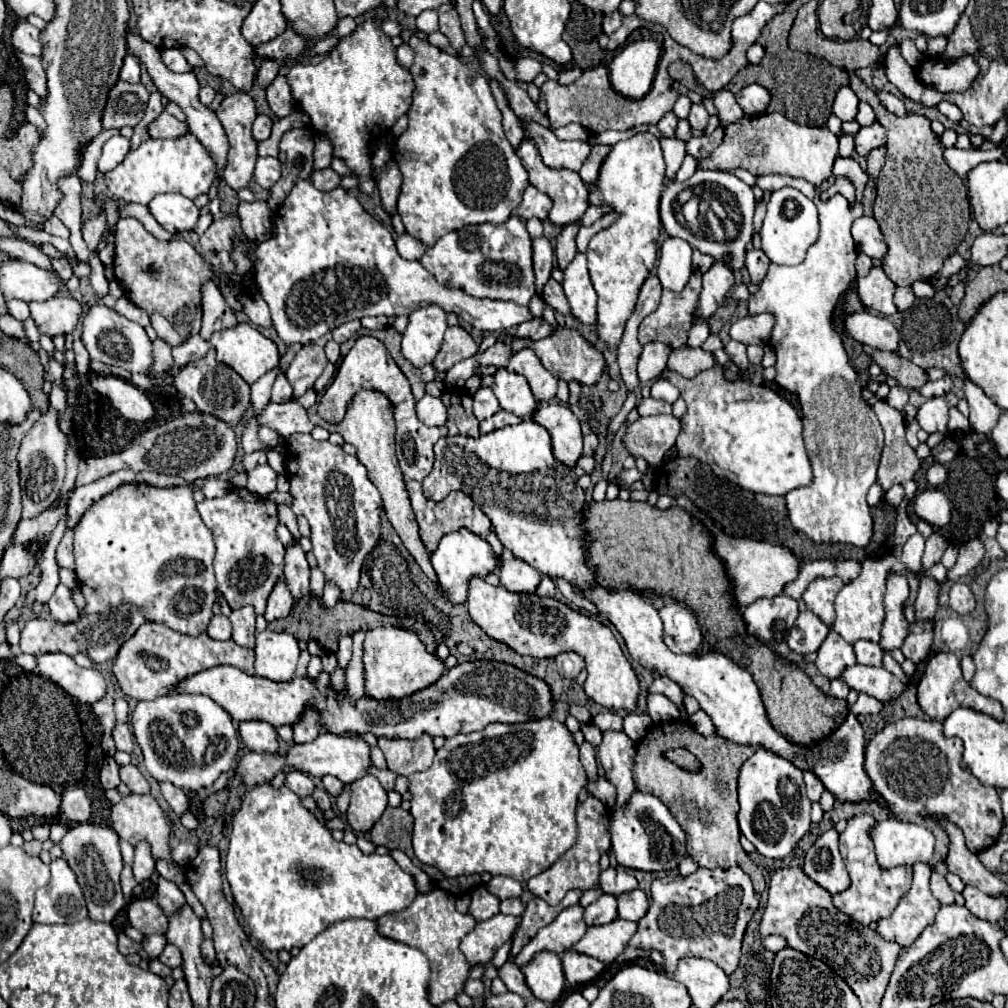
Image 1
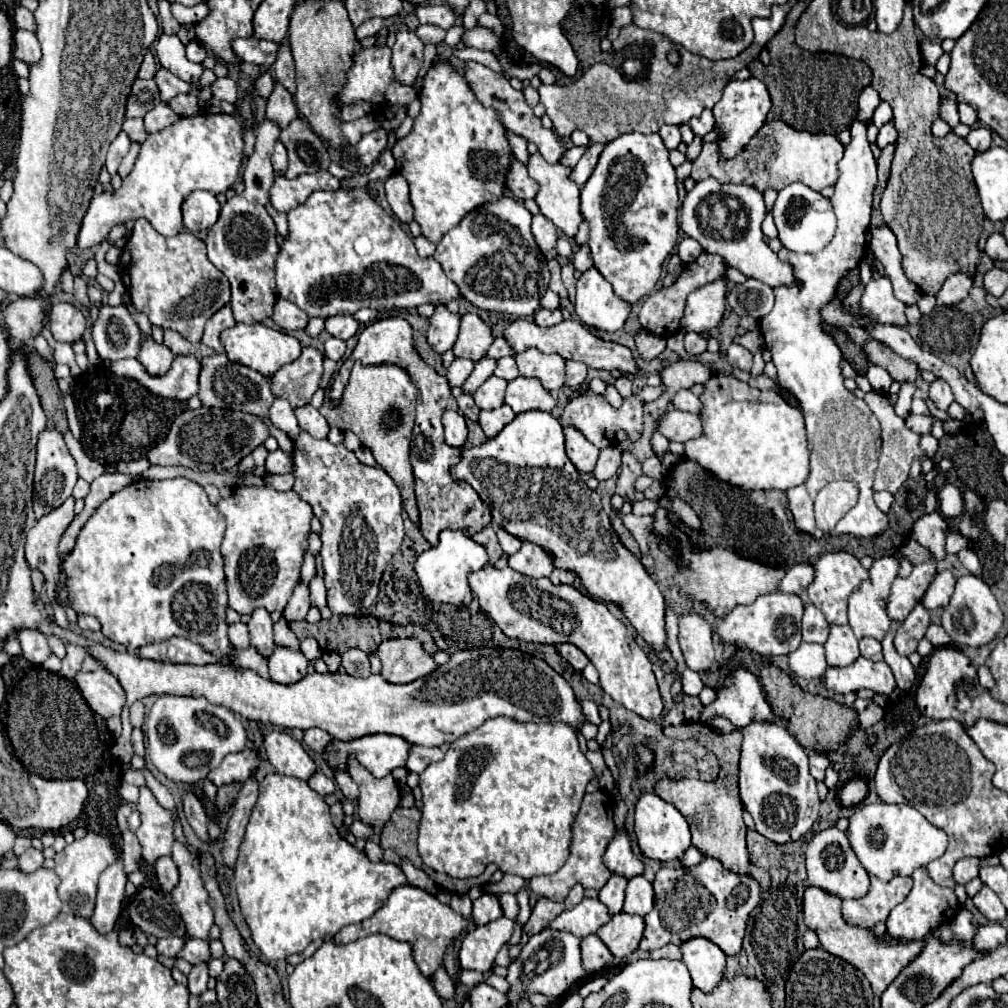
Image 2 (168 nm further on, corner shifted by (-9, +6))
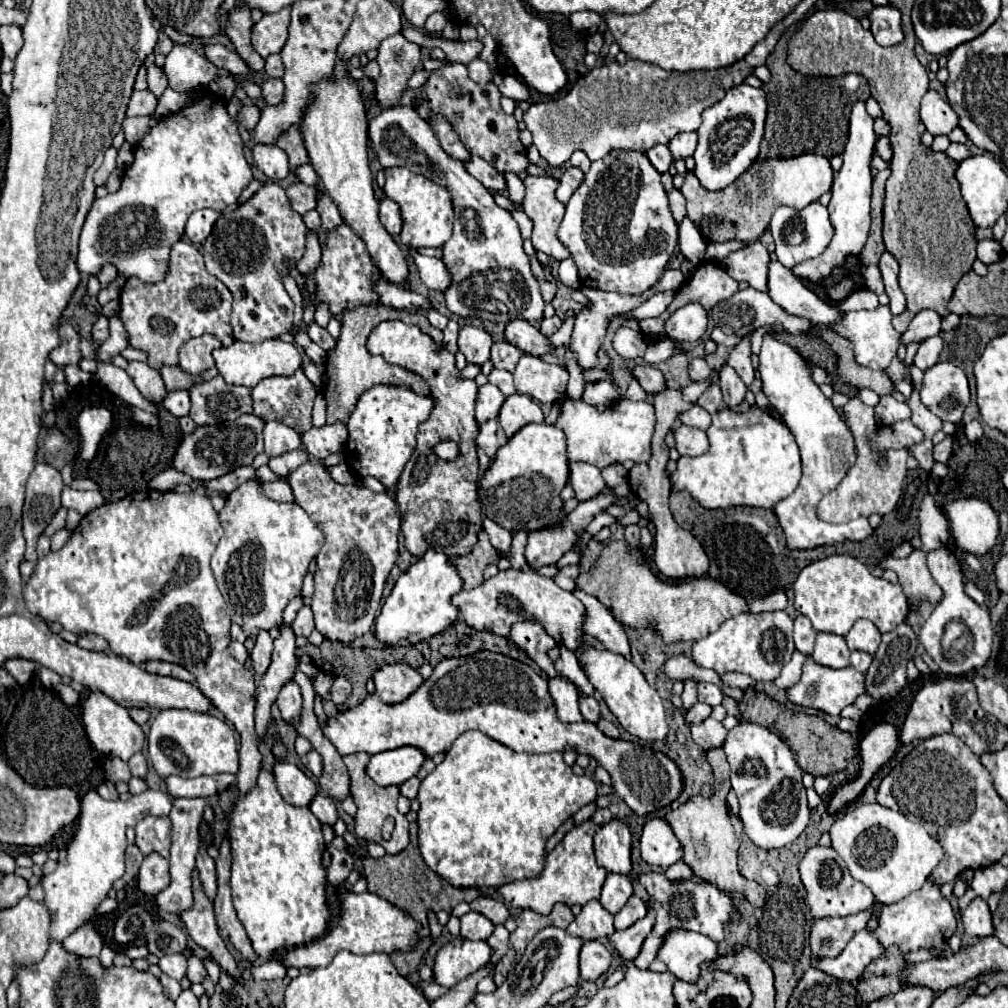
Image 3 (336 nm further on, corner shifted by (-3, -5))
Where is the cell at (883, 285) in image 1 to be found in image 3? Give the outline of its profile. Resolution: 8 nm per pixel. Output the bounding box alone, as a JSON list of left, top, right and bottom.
[829,305,899,371]

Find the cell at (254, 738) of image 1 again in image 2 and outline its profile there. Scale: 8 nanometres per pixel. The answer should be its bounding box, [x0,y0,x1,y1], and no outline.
[263,730,315,780]

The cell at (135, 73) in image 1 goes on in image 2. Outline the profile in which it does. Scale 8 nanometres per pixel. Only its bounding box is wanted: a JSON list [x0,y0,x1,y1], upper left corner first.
[139,50,155,78]

